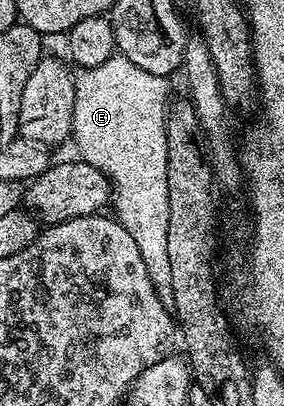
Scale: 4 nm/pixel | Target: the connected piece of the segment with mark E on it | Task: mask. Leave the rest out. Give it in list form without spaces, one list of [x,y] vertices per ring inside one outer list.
[[[114,53],[103,64],[95,68],[81,68],[73,79],[75,84],[75,108],[73,109],[72,145],[77,145],[80,161],[99,168],[111,183],[111,210],[118,222],[127,228],[127,232],[139,247],[139,256],[147,264],[147,276],[167,307],[175,304],[171,292],[171,263],[167,257],[167,219],[171,207],[167,205],[167,128],[165,127],[165,109],[171,101],[169,78],[157,76],[131,64],[127,56]]]

